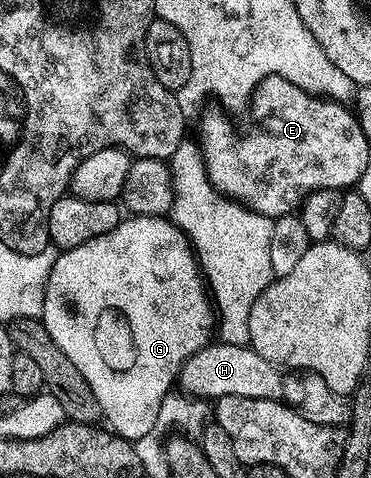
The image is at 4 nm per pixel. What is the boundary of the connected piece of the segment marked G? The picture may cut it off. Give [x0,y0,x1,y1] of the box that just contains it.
[41,215,216,441]

